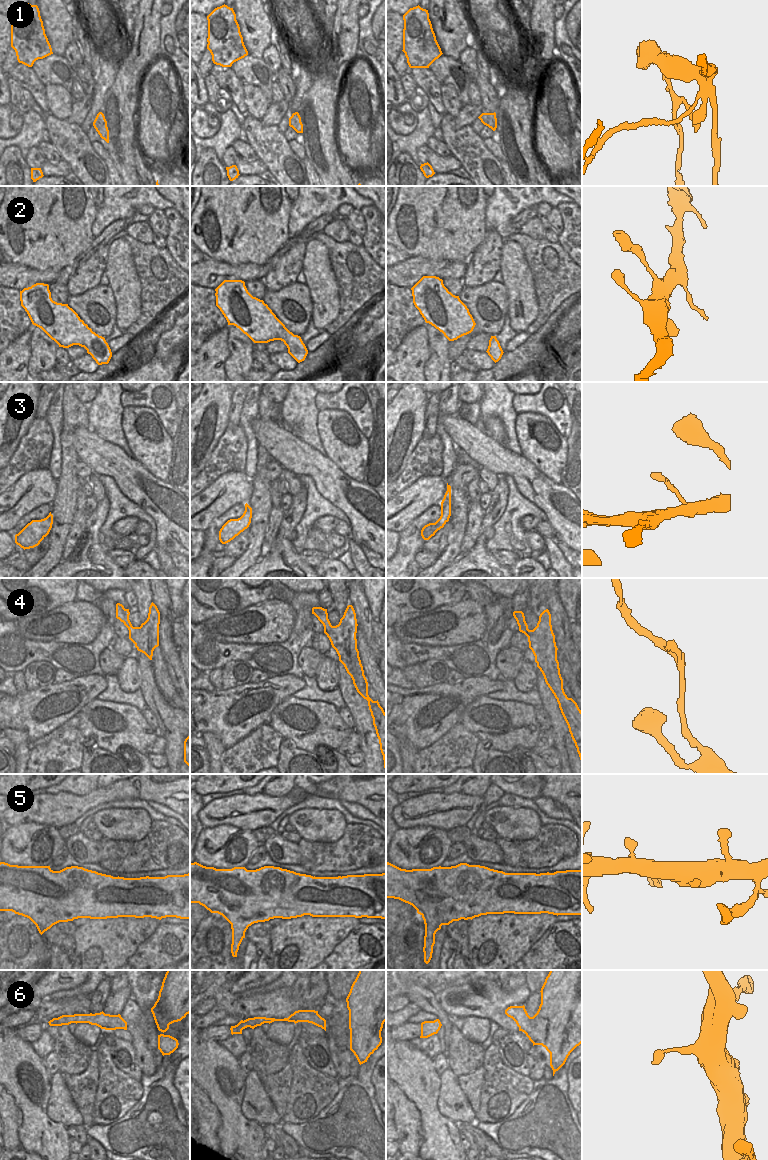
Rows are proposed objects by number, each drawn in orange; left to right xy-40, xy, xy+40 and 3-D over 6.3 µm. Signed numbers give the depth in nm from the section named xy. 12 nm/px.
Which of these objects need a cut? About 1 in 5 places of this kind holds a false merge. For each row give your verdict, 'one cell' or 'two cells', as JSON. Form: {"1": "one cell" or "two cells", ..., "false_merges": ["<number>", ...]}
{"1": "two cells", "2": "one cell", "3": "one cell", "4": "one cell", "5": "one cell", "6": "one cell", "false_merges": ["1"]}

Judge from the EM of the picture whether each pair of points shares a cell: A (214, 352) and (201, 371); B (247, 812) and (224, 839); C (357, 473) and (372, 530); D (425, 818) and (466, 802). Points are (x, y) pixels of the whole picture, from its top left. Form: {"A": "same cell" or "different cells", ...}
{"A": "same cell", "B": "different cells", "C": "different cells", "D": "same cell"}

